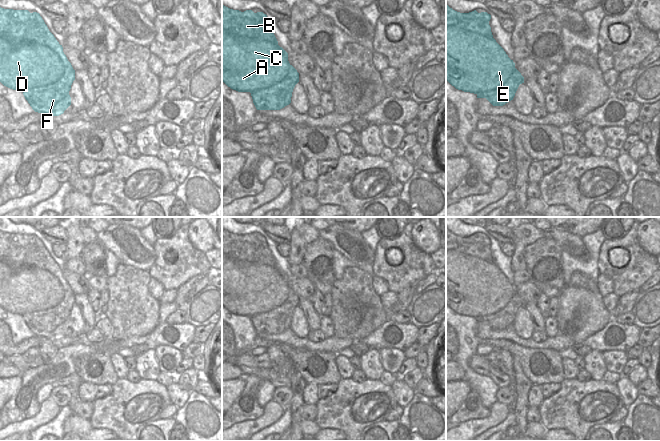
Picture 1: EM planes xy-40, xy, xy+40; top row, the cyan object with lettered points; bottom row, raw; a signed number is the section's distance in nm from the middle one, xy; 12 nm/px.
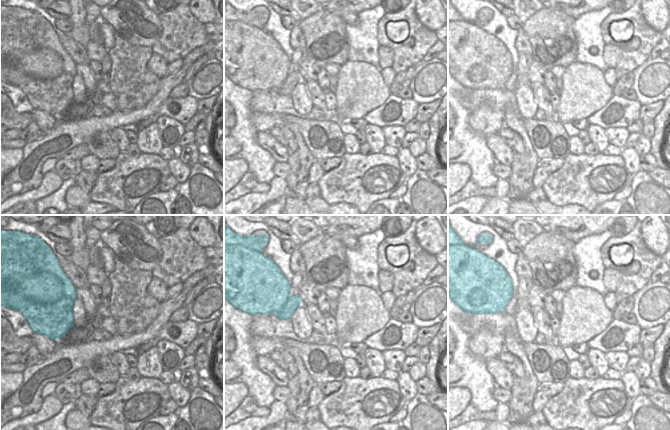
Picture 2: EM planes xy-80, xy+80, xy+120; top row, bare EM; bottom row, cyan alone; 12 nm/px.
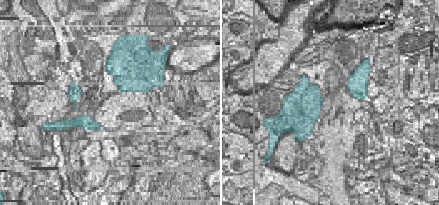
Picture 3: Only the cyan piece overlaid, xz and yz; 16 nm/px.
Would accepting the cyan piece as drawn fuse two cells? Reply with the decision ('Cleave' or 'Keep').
Cleave.

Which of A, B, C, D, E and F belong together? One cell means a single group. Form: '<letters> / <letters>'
A C D E / B F

